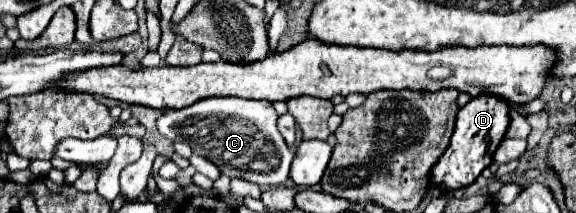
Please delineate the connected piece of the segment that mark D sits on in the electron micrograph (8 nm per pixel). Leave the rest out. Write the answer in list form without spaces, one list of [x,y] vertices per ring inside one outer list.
[[[479,95],[471,99],[457,113],[457,123],[455,123],[455,133],[451,137],[451,145],[447,147],[439,163],[429,173],[429,185],[441,191],[455,191],[455,189],[471,185],[481,175],[481,171],[489,167],[493,151],[505,137],[507,127],[509,127],[509,103],[497,97],[489,97],[489,95]]]

